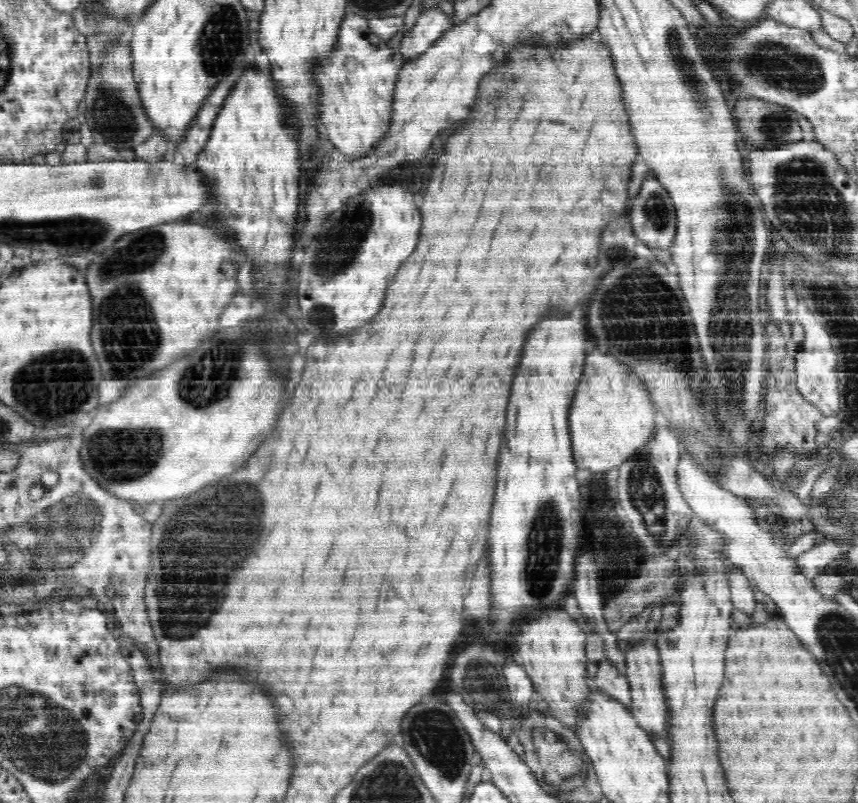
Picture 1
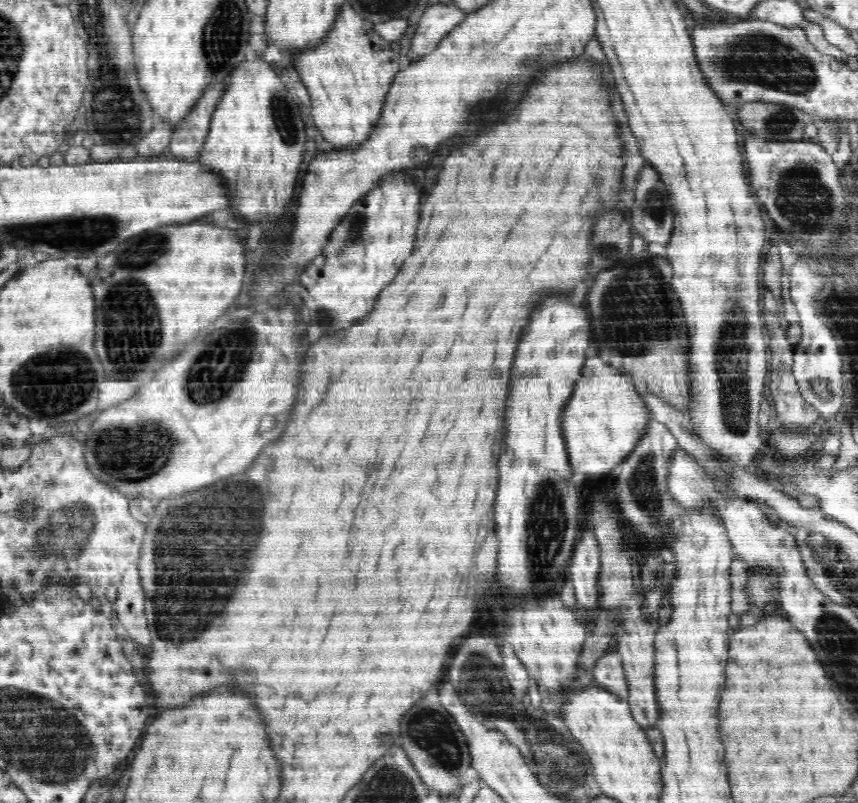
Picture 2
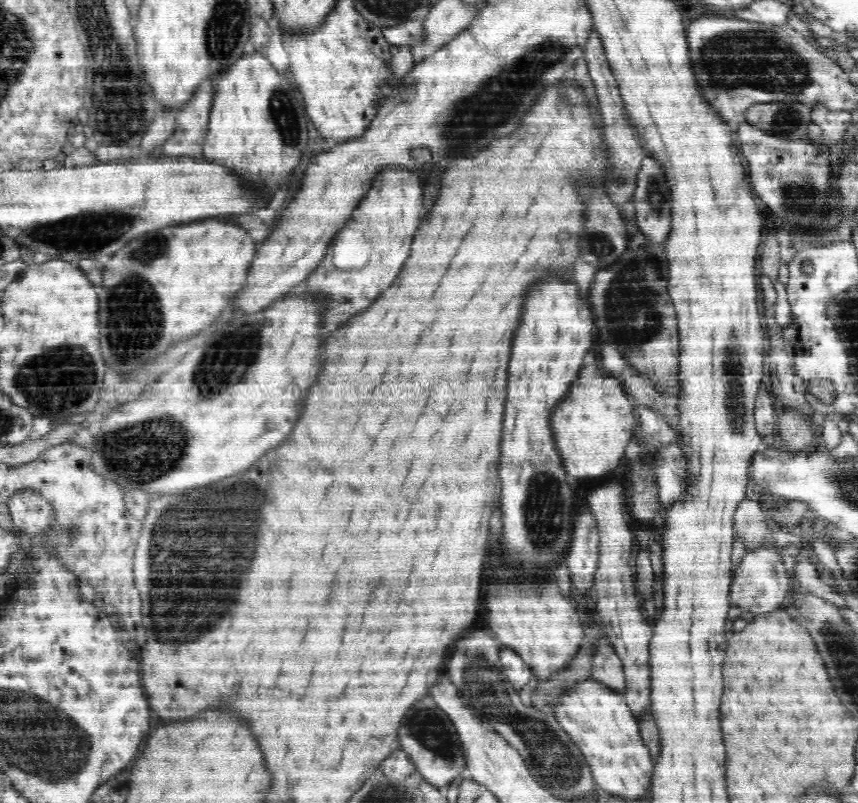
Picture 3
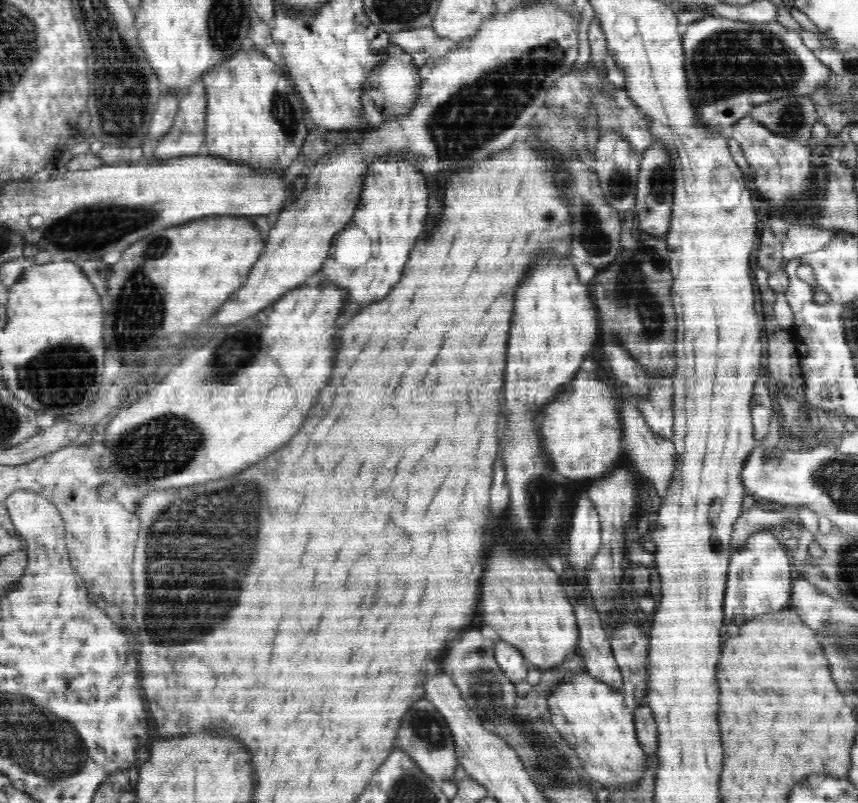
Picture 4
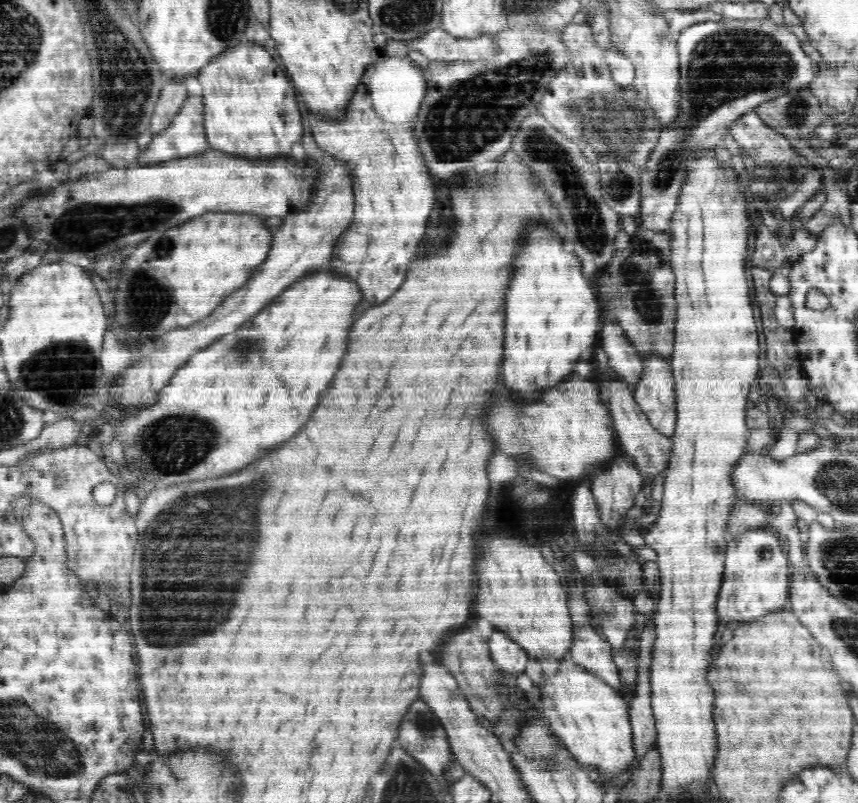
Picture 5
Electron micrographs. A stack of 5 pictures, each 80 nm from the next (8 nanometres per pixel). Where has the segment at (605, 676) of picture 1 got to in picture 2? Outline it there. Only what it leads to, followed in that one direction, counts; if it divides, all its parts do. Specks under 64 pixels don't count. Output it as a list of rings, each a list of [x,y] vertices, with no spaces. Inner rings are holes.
[[[619,653],[606,654],[596,662],[593,672],[593,683],[610,693],[626,699],[628,685]]]

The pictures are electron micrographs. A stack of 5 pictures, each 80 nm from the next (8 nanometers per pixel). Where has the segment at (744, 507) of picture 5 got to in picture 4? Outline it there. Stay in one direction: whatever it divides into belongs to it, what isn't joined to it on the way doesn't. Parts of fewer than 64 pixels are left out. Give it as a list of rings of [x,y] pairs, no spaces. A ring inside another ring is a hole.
[[[784,505],[784,508],[780,511],[770,511],[753,506],[751,509],[742,511],[733,526],[731,534],[732,550],[744,547],[749,534],[758,532],[760,528],[781,526],[786,518],[794,518],[795,522],[799,524],[798,507],[799,505],[789,505],[789,509],[786,511]]]

